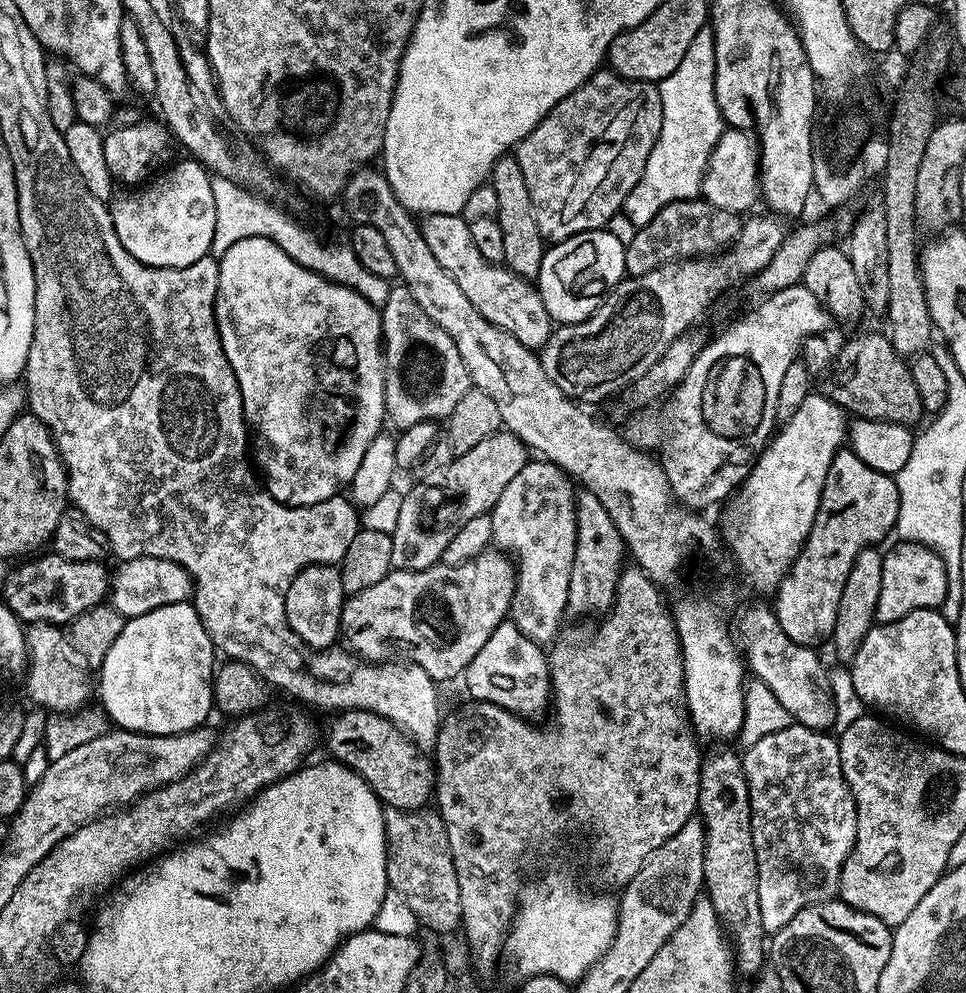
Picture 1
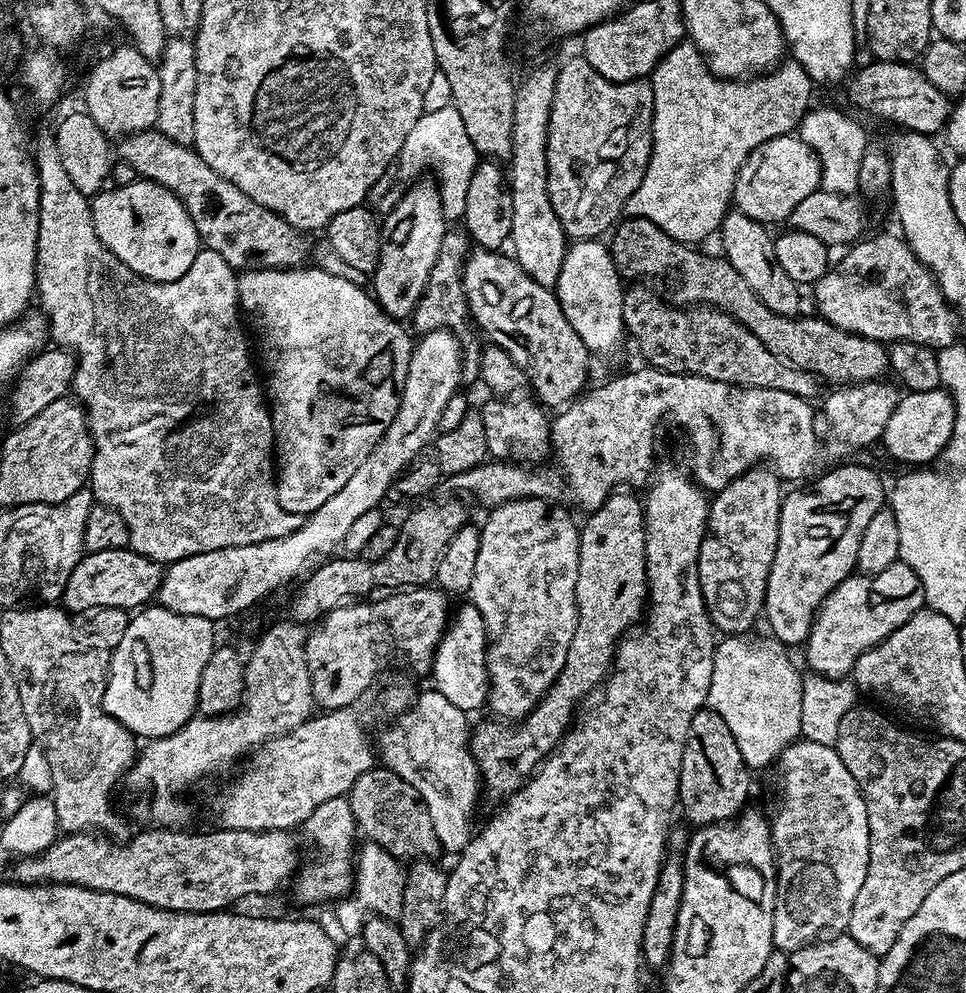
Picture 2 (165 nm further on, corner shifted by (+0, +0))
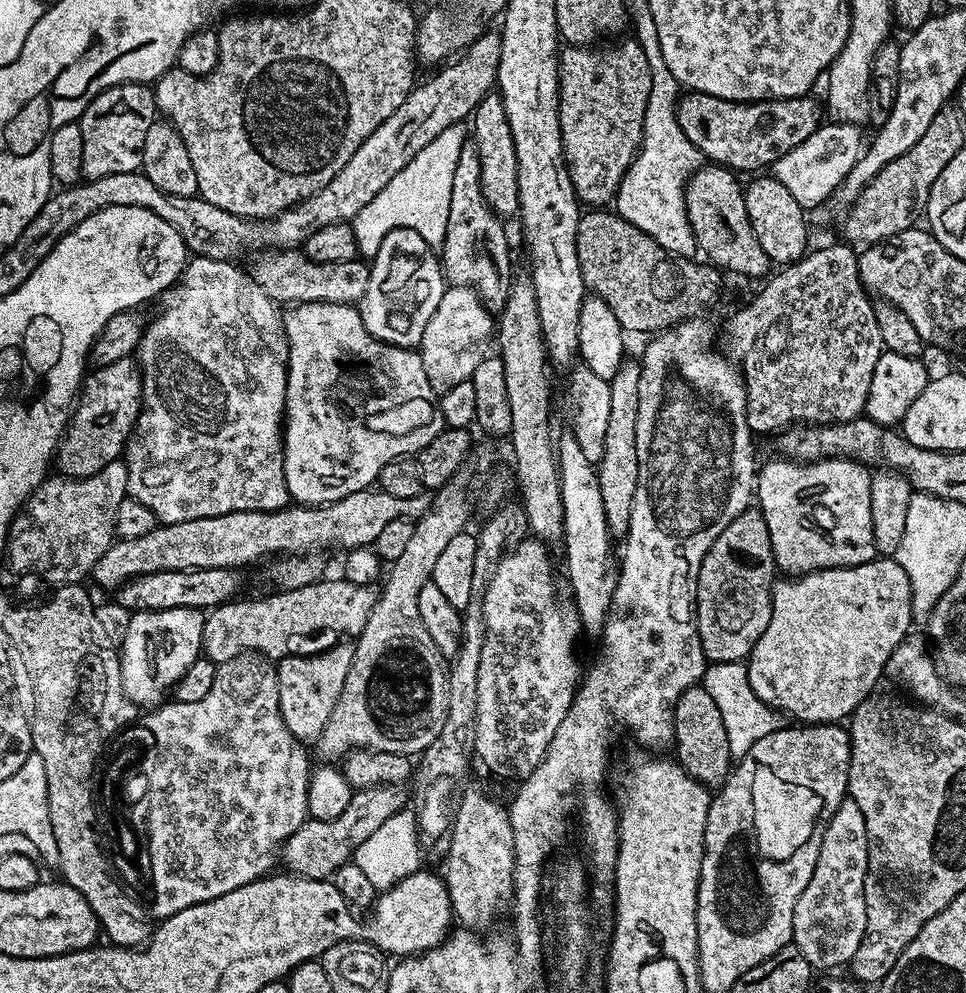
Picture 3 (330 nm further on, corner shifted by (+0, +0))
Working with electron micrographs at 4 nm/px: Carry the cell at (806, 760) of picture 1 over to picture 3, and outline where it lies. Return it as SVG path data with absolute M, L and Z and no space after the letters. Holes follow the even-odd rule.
M846 798L840 808L832 815L832 821L824 828L822 846L818 854L818 862L814 866L814 874L810 874L810 882L806 882L806 890L798 898L794 906L794 922L792 923L792 944L812 964L813 969L836 968L839 964L851 965L854 954L858 954L858 946L866 930L866 894L864 879L868 873L868 835L866 834L866 818L862 810L858 810L858 802Z

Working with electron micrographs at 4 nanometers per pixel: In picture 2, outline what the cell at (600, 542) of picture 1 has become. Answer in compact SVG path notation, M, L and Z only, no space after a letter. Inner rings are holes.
M488 398L484 408L479 409L482 418L482 426L486 426L486 446L488 455L493 461L512 461L517 466L536 466L539 460L550 456L552 449L551 423L547 411L535 399L512 400L516 398Z

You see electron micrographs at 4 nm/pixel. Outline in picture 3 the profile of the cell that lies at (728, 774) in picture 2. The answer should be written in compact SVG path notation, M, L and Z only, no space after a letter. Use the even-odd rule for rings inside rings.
M702 686L686 690L686 694L678 698L678 706L674 710L672 735L674 749L676 748L675 759L698 783L719 786L727 780L729 772L734 767L734 758L730 754L730 738L726 738L726 726L722 723L718 705Z

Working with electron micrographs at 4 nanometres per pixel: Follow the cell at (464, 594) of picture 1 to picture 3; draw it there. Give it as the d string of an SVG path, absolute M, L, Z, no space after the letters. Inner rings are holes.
M336 644L325 652L316 652L313 656L293 654L285 656L276 664L278 678L278 706L282 710L282 718L301 742L315 742L320 739L326 722L332 717L334 706L342 694L342 686L346 682L346 674L350 674L353 645Z

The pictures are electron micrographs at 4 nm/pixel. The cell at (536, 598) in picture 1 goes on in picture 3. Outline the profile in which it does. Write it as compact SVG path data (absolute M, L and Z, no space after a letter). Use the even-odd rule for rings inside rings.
M535 538L521 540L516 547L508 549L504 553L504 557L496 564L496 569L493 570L492 576L488 579L488 585L484 588L480 598L480 605L483 610L484 638L478 664L475 742L473 744L473 751L477 758L479 756L481 762L494 775L501 776L504 780L516 780L515 782L523 782L544 761L546 750L550 746L550 742L554 738L558 726L562 726L562 718L566 718L566 710L570 710L572 700L576 697L578 681L582 676L582 667L580 668L575 654L572 653L576 648L576 639L582 636L580 616L576 612L575 607L568 606L568 608L564 608L559 594L556 593L556 576L552 573L552 560L548 557L548 551L550 551L549 545L543 540Z

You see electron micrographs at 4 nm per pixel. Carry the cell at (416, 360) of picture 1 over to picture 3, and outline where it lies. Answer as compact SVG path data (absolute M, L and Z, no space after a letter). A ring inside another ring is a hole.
M466 144L455 163L453 185L450 190L450 218L446 218L446 238L438 255L441 261L456 260L460 268L448 268L447 279L460 286L479 286L480 299L484 301L489 312L498 314L504 308L504 298L508 295L509 285L500 280L492 280L495 276L504 276L511 270L512 264L508 259L512 252L508 249L508 232L504 229L505 221L490 210L481 188L481 166L478 163L475 145Z

